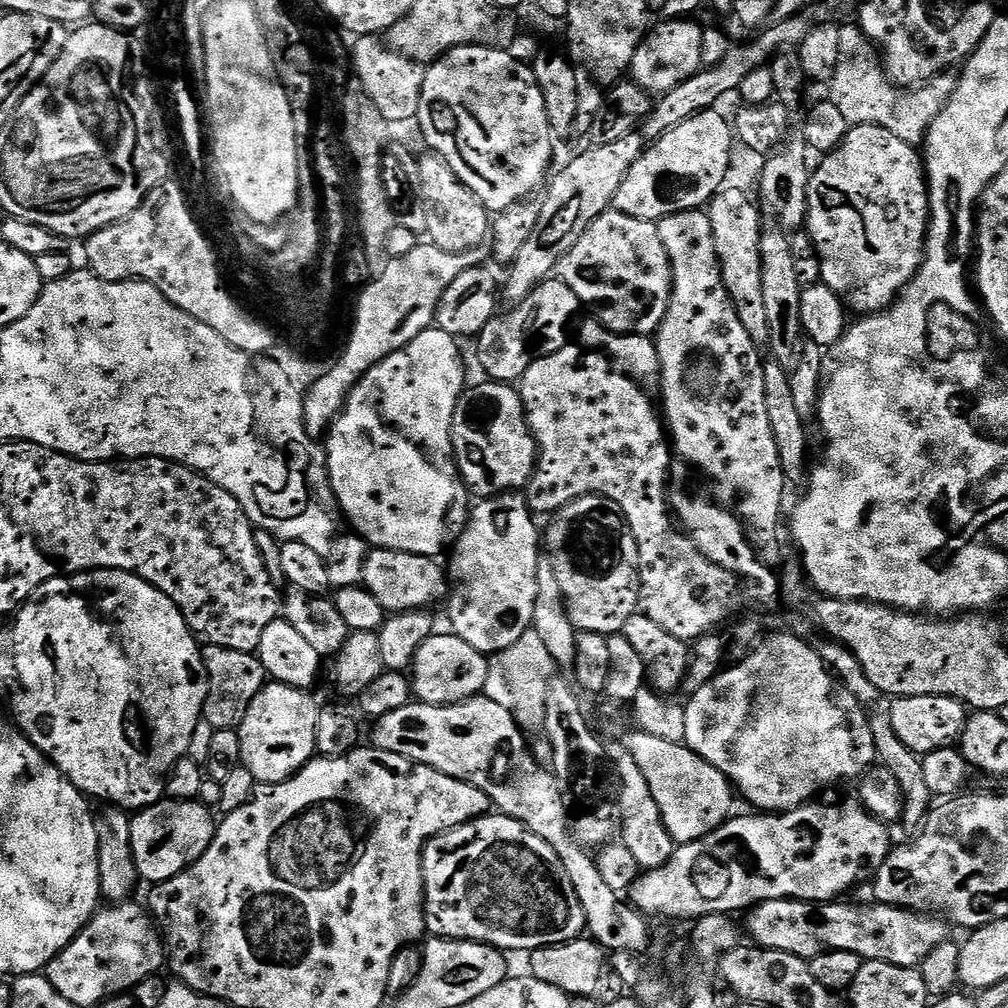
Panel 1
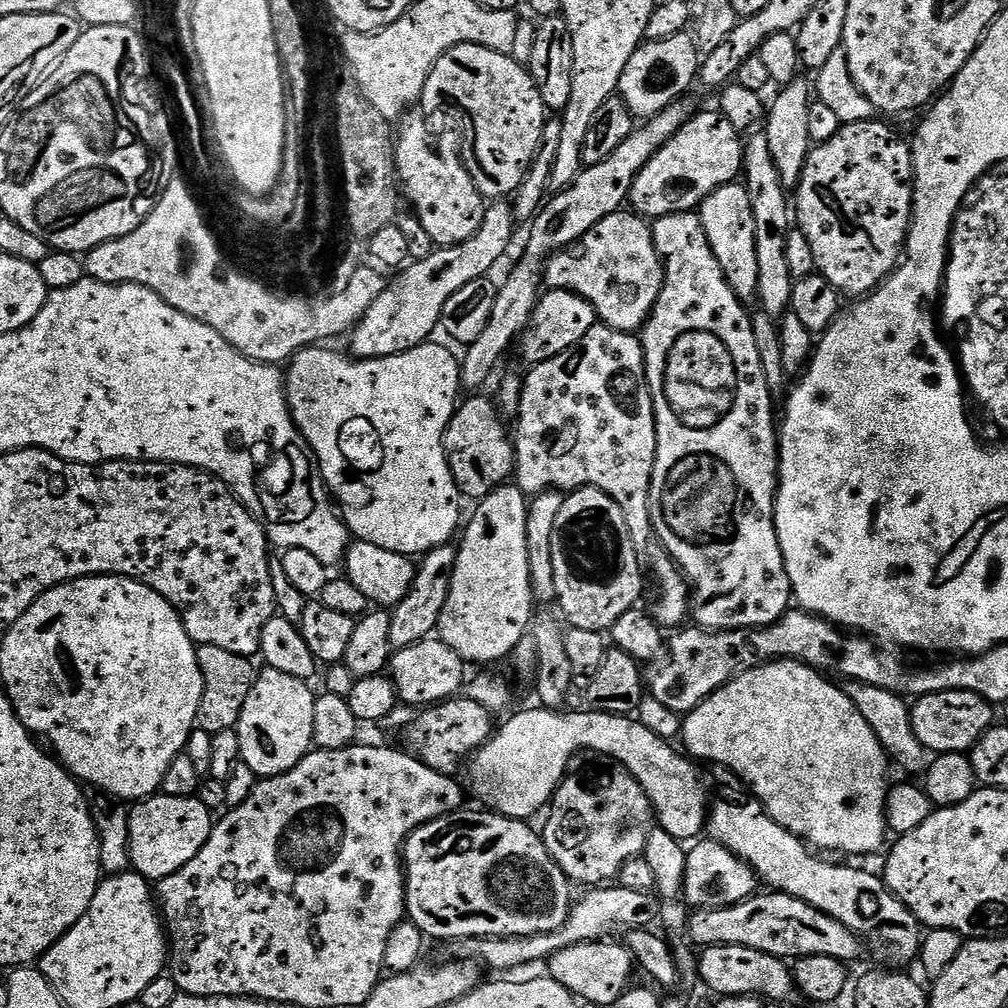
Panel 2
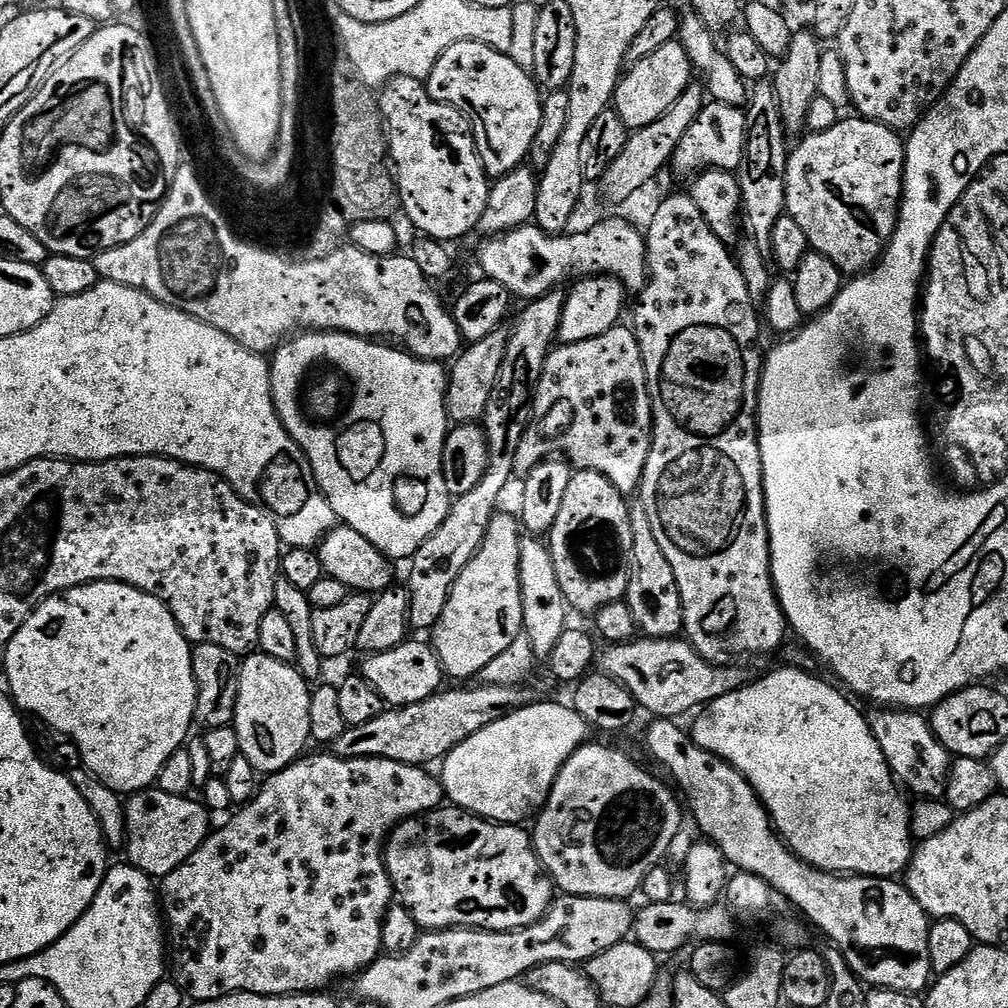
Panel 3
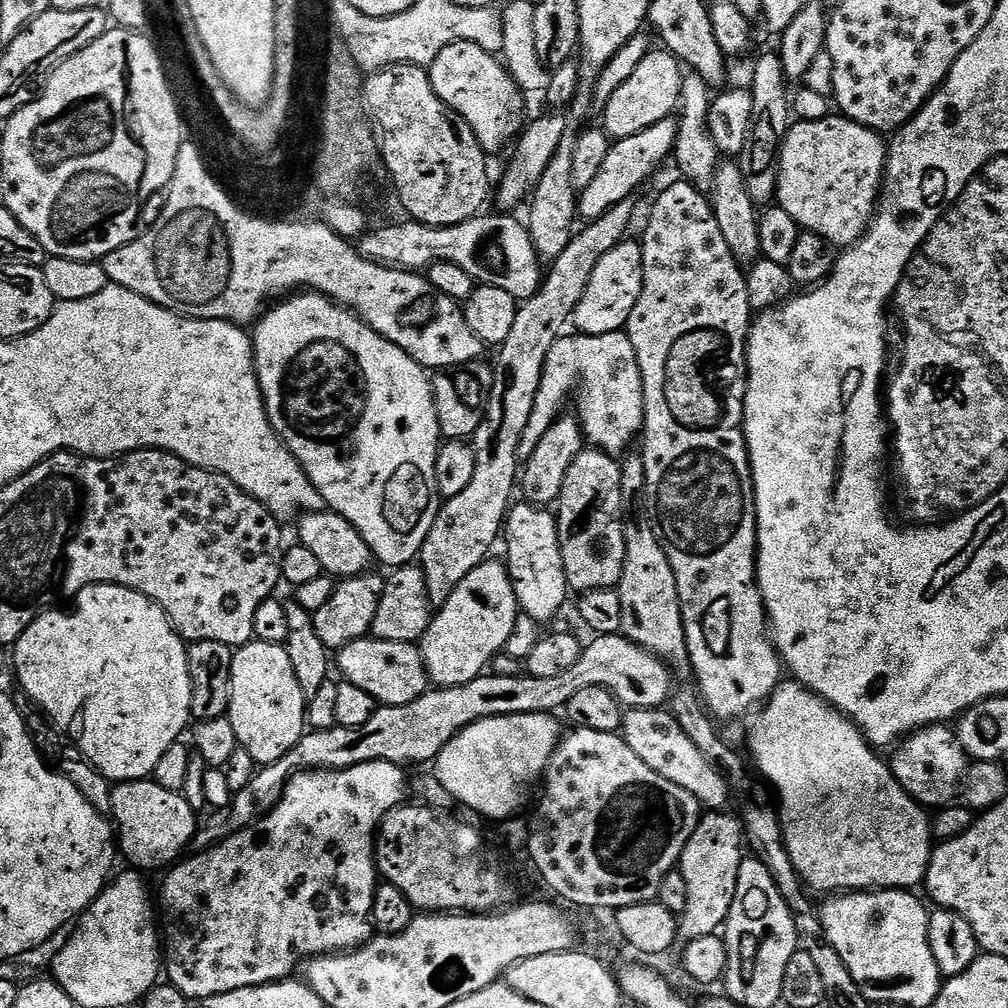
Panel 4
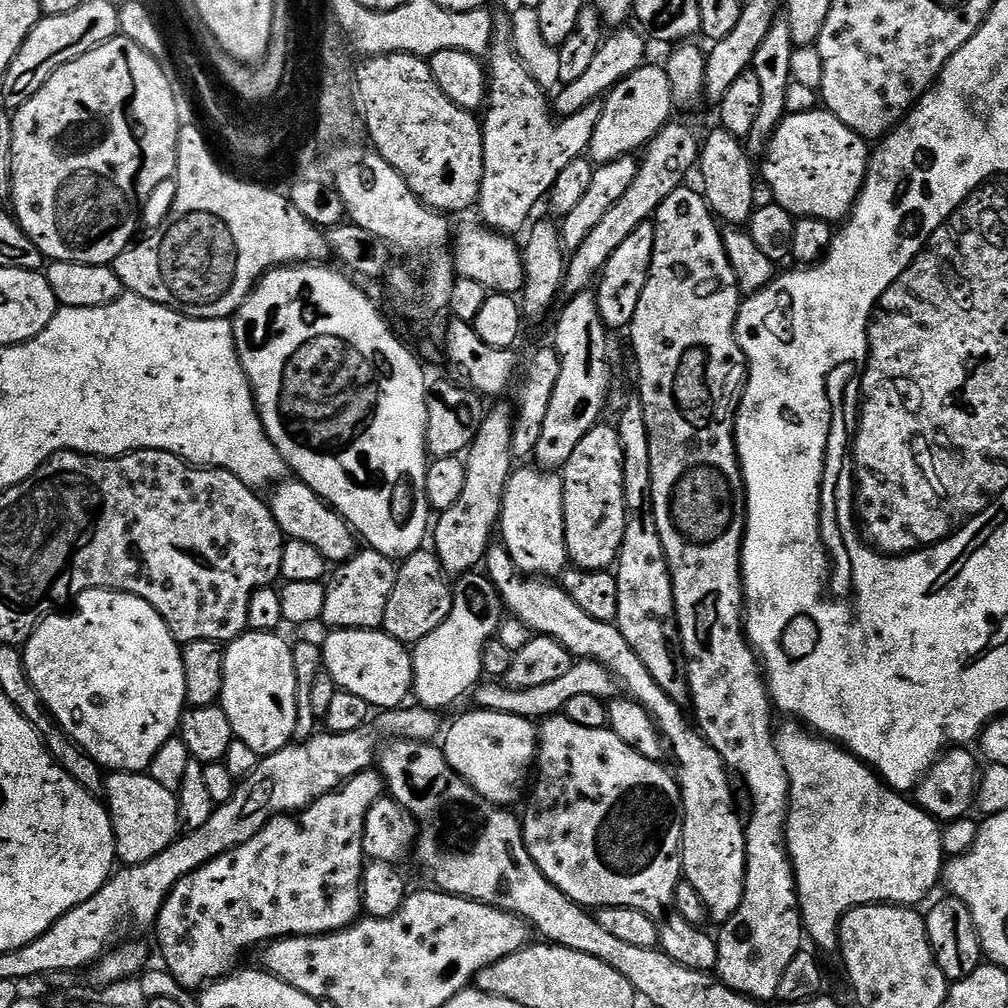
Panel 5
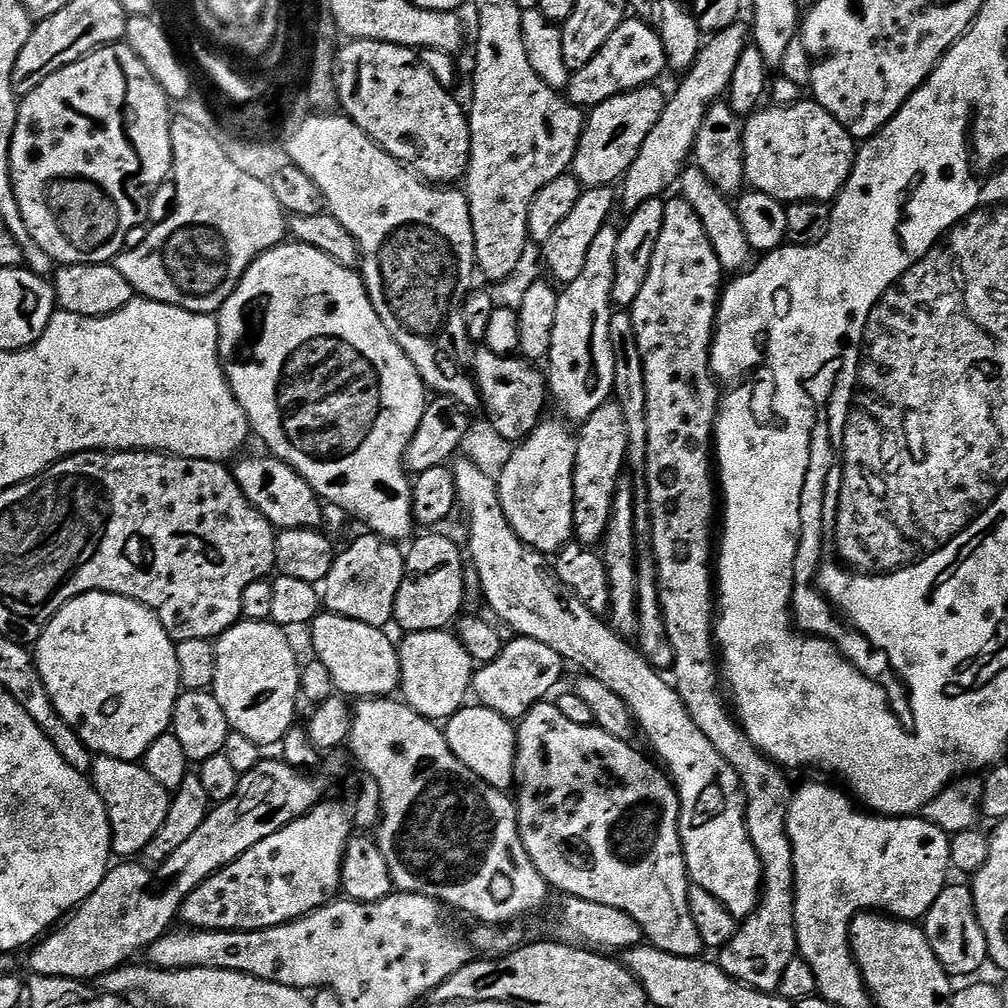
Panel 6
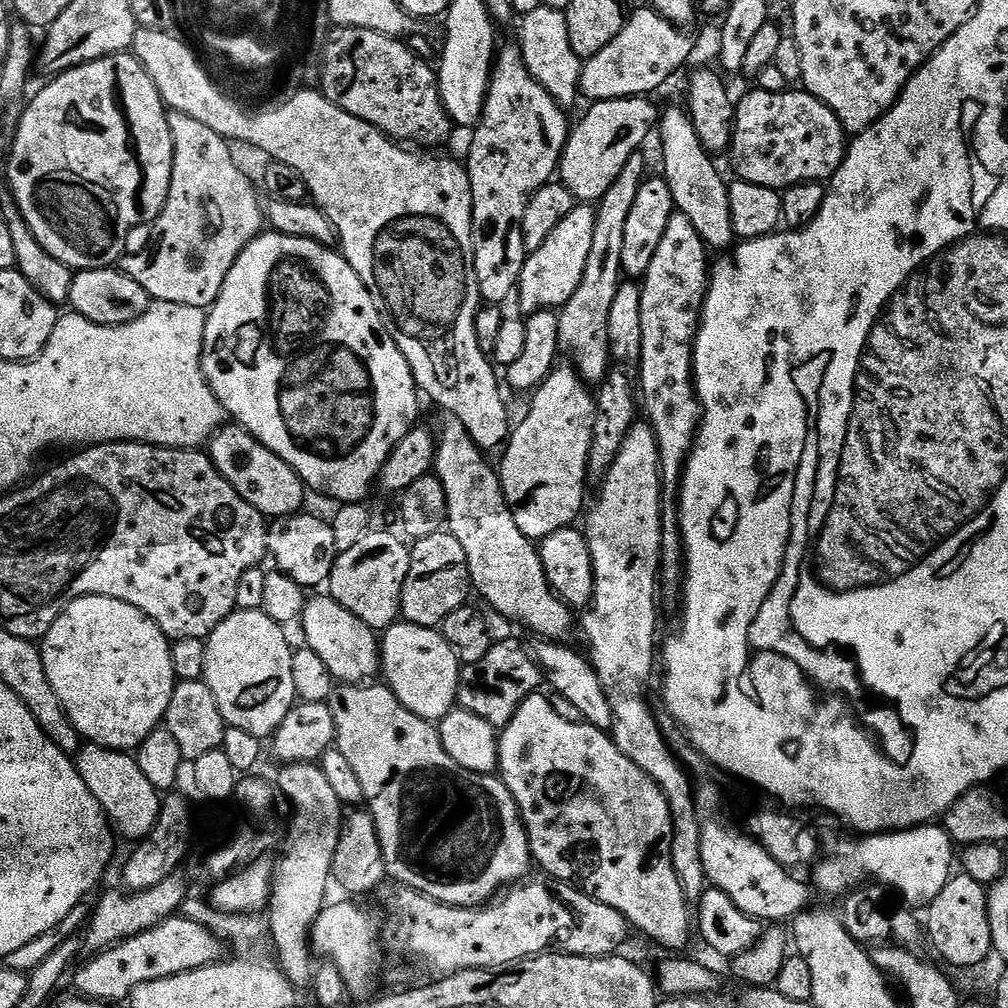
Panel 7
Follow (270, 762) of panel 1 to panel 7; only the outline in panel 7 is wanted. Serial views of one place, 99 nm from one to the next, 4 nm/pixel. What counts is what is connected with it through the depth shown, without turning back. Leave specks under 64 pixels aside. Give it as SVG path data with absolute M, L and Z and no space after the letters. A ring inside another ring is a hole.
M262 610L232 612L206 638L204 683L210 686L229 728L247 730L261 738L276 735L282 718L297 703L290 671L293 650L286 644L283 626Z

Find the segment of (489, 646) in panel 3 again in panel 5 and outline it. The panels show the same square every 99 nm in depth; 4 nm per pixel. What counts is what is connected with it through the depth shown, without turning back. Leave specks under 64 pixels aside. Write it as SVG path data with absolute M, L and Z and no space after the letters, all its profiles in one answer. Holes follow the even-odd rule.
M473 570L455 581L452 609L446 622L442 622L434 634L426 634L426 638L419 640L411 649L412 691L423 707L445 710L481 683L483 648L500 630L500 612L500 595L487 575Z

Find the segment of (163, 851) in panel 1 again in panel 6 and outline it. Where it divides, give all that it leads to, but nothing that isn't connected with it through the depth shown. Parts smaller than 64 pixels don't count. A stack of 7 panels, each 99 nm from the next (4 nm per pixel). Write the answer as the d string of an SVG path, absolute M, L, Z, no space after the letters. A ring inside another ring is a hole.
M96 756L90 773L92 787L102 798L112 827L112 851L120 858L136 858L145 846L158 834L162 822L166 822L170 794L146 771L143 763L131 760L115 760L109 756Z

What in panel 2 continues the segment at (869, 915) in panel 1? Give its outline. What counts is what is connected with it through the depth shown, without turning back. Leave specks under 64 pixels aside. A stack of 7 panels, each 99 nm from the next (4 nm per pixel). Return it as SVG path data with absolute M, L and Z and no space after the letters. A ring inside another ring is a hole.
M768 890L765 893L765 896L753 894L738 904L731 904L729 908L701 908L693 911L686 929L687 935L692 935L691 943L699 946L750 946L750 950L762 950L762 954L781 958L829 956L853 962L863 954L865 941L842 926L842 922L784 892Z

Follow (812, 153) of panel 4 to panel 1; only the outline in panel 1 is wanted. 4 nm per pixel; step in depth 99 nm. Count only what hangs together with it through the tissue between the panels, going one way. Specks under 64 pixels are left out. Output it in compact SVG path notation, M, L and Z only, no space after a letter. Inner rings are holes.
M858 124L849 127L844 141L821 160L824 161L817 168L815 165L811 169L808 178L808 218L806 221L806 231L814 242L814 246L818 250L818 258L822 262L821 281L826 286L830 286L830 290L834 290L834 294L838 294L853 313L855 313L854 311L860 312L856 314L882 312L896 303L900 293L915 278L920 264L924 261L924 241L928 238L930 213L928 210L928 178L924 171L921 153L913 145L902 142L902 138L898 138L898 134L890 134L890 130L882 130L882 126Z

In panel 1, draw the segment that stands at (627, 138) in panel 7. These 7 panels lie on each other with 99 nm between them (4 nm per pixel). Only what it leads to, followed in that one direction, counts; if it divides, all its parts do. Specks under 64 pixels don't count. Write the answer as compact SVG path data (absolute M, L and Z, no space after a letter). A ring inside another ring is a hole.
M695 19L664 20L653 27L641 40L632 59L631 79L649 94L663 94L674 90L686 78L701 71L702 34L704 28L696 25ZM656 28L656 29L655 29ZM656 92L656 93L655 93Z

